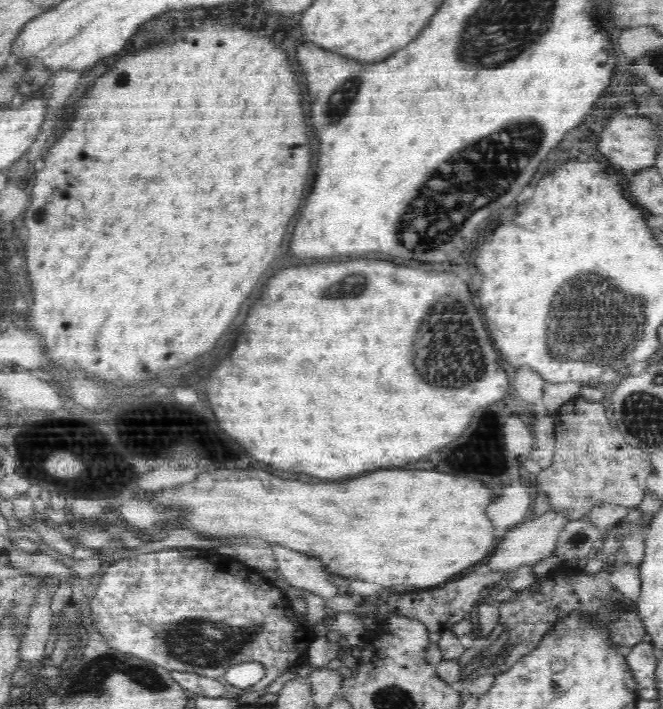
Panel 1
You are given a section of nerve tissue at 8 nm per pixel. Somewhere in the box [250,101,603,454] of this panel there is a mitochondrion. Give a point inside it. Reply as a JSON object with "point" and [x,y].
{"point":[451,191]}

